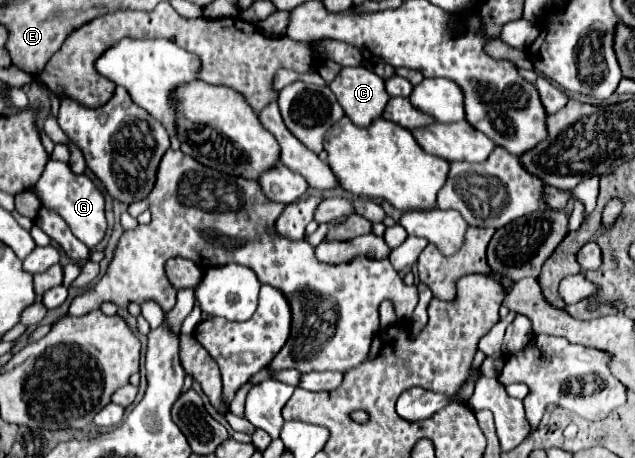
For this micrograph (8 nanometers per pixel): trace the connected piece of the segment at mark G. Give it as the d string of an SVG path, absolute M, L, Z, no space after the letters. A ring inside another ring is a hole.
M50 160L42 172L42 178L36 184L36 190L40 192L40 202L46 208L52 208L54 212L60 212L60 216L70 226L72 234L84 242L86 246L94 248L106 234L106 218L104 218L104 194L96 188L96 184L82 176L74 176L70 166L66 162Z

